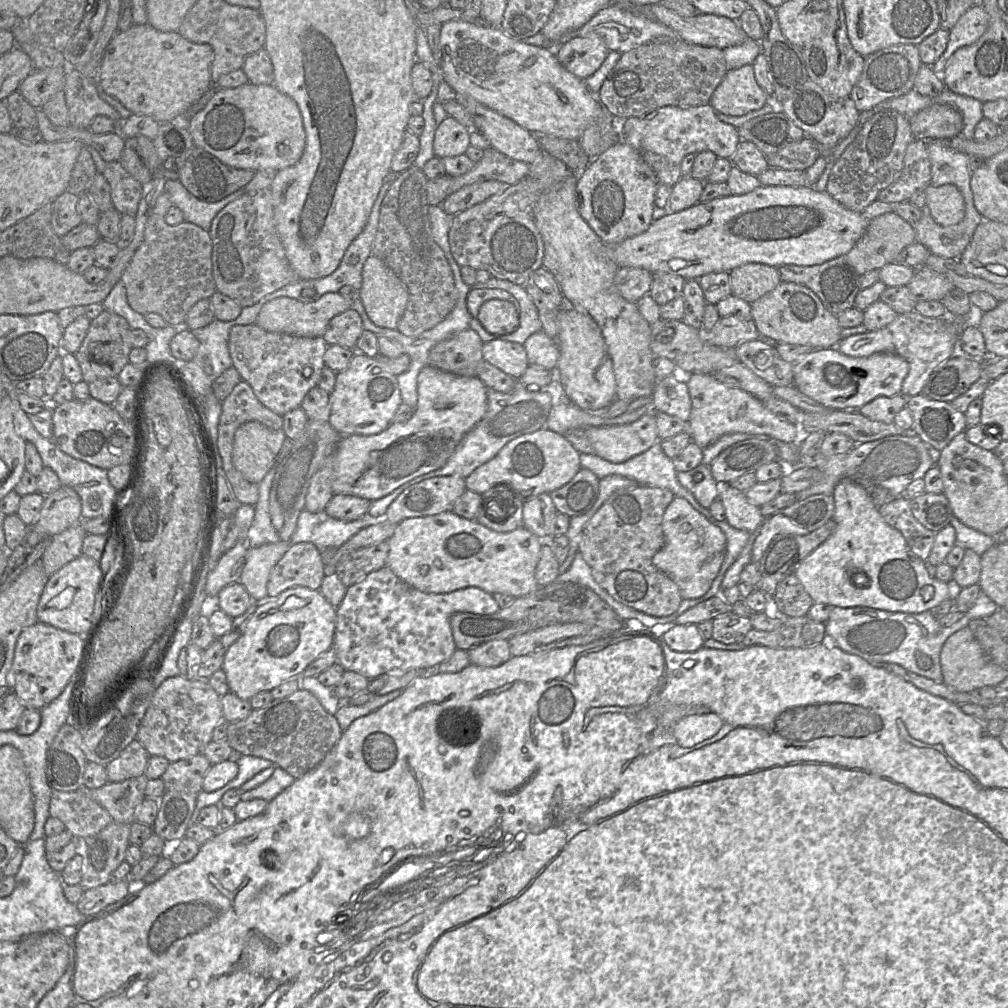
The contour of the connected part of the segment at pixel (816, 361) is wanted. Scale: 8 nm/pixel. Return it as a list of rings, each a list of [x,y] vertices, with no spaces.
[[[833,347],[814,349],[792,363],[792,368],[793,385],[804,395],[833,410],[858,410],[877,397],[899,395],[909,364],[898,355],[850,357]]]

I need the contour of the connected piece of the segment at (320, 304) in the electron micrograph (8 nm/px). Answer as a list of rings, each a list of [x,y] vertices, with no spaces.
[[[339,292],[325,293],[319,299],[304,303],[290,297],[278,297],[264,304],[259,311],[256,324],[273,333],[286,333],[301,337],[321,337],[330,320],[336,315],[352,308],[353,300]]]

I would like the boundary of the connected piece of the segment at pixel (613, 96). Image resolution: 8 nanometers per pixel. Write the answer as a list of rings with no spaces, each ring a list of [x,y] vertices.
[[[684,40],[642,44],[621,54],[596,97],[617,121],[641,117],[664,106],[701,106],[709,104],[727,72],[723,50],[716,47]]]

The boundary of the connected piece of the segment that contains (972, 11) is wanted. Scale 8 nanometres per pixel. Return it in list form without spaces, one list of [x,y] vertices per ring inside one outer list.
[[[972,6],[957,21],[949,31],[947,47],[940,58],[931,66],[935,74],[941,74],[954,54],[964,46],[975,43],[987,30],[989,16],[983,6]]]

